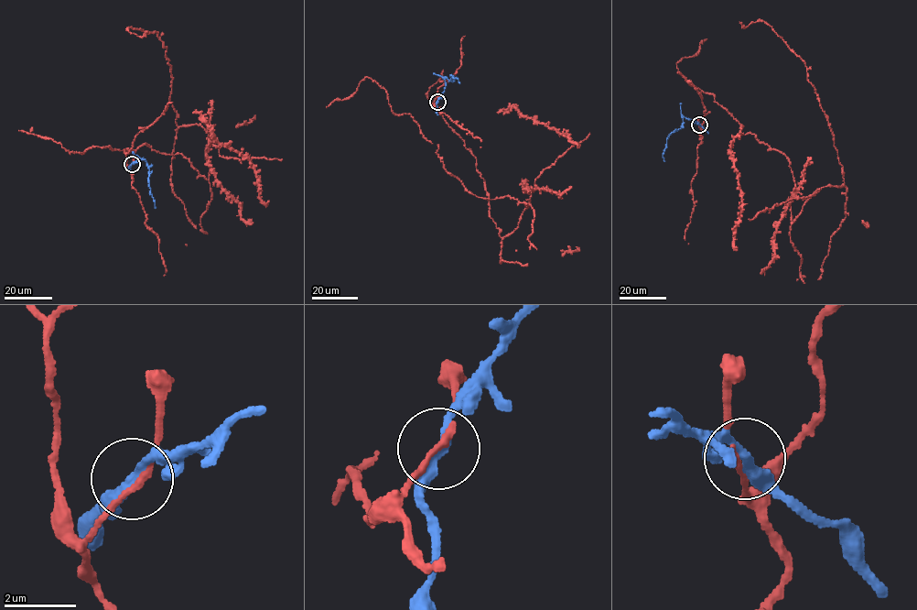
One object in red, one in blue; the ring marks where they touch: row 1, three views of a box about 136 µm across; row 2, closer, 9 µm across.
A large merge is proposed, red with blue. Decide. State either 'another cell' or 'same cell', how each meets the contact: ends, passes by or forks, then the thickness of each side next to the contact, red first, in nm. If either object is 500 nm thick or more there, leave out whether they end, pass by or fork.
another cell | red ends | blue passes by | 240/240 nm

